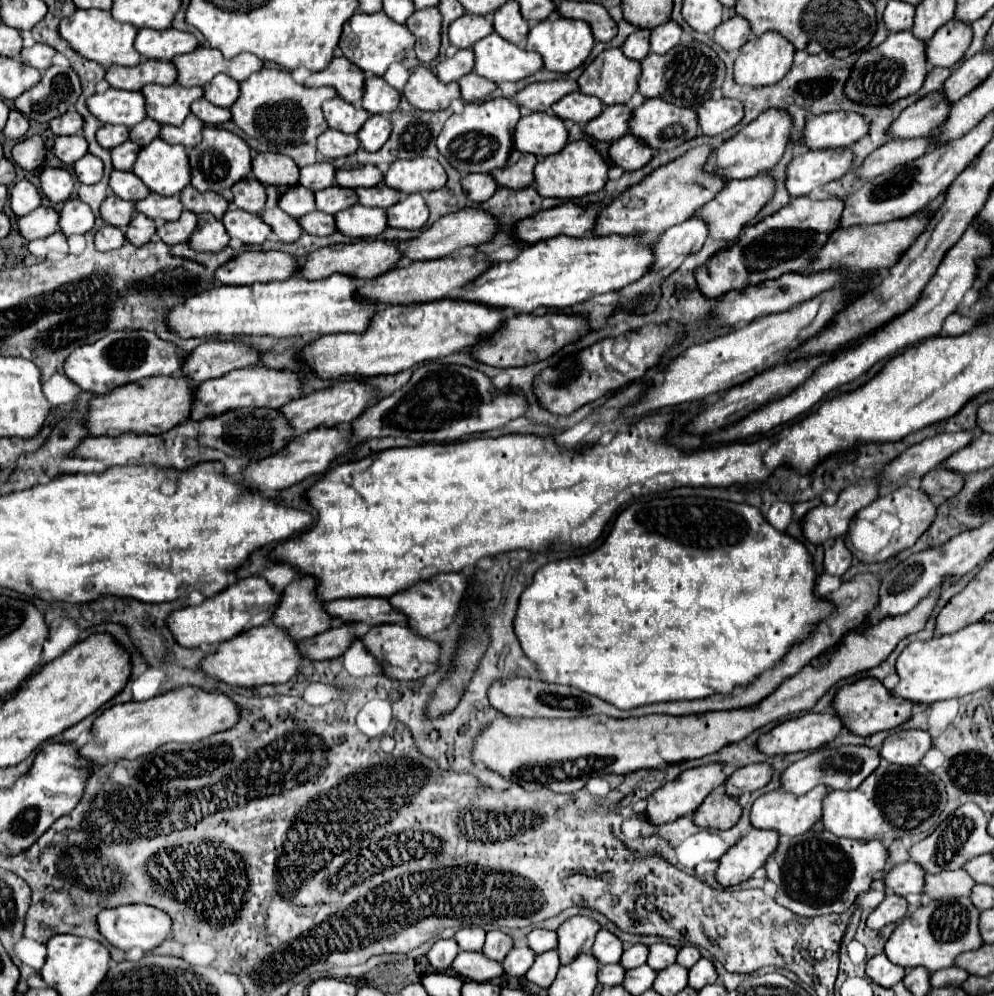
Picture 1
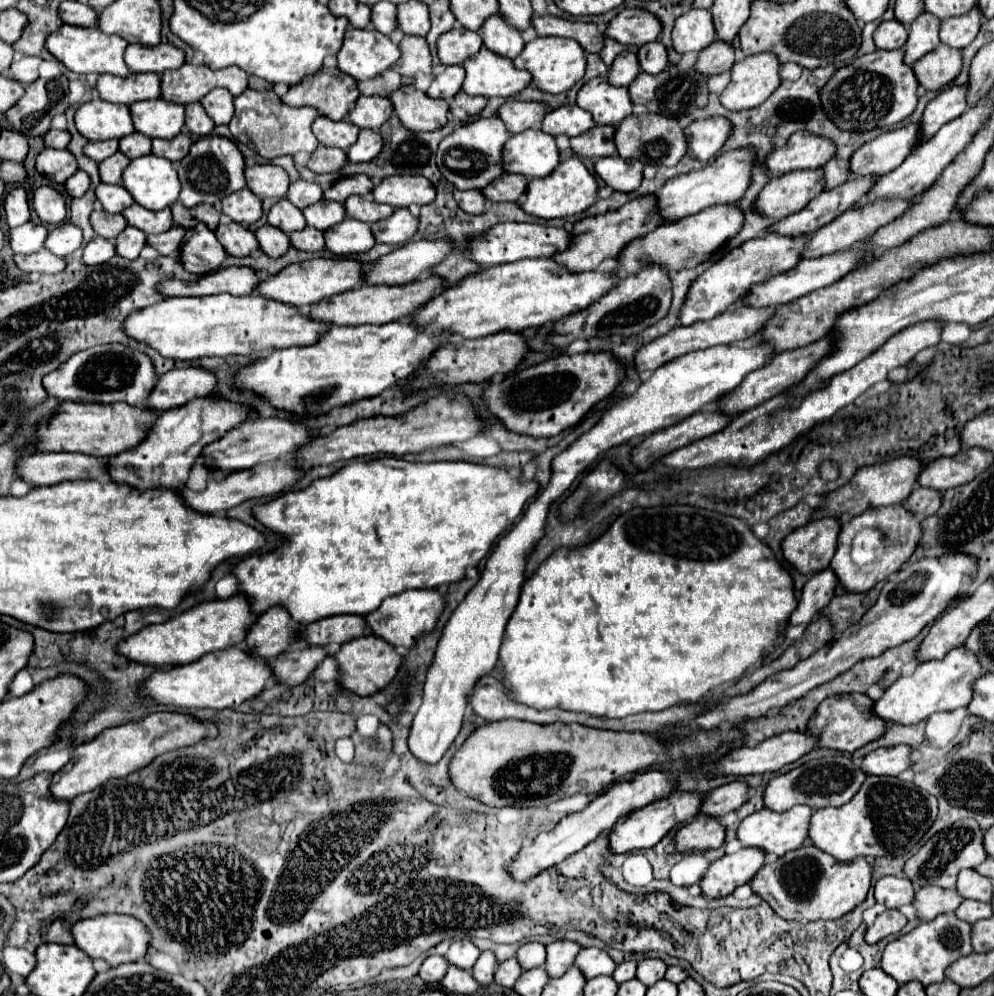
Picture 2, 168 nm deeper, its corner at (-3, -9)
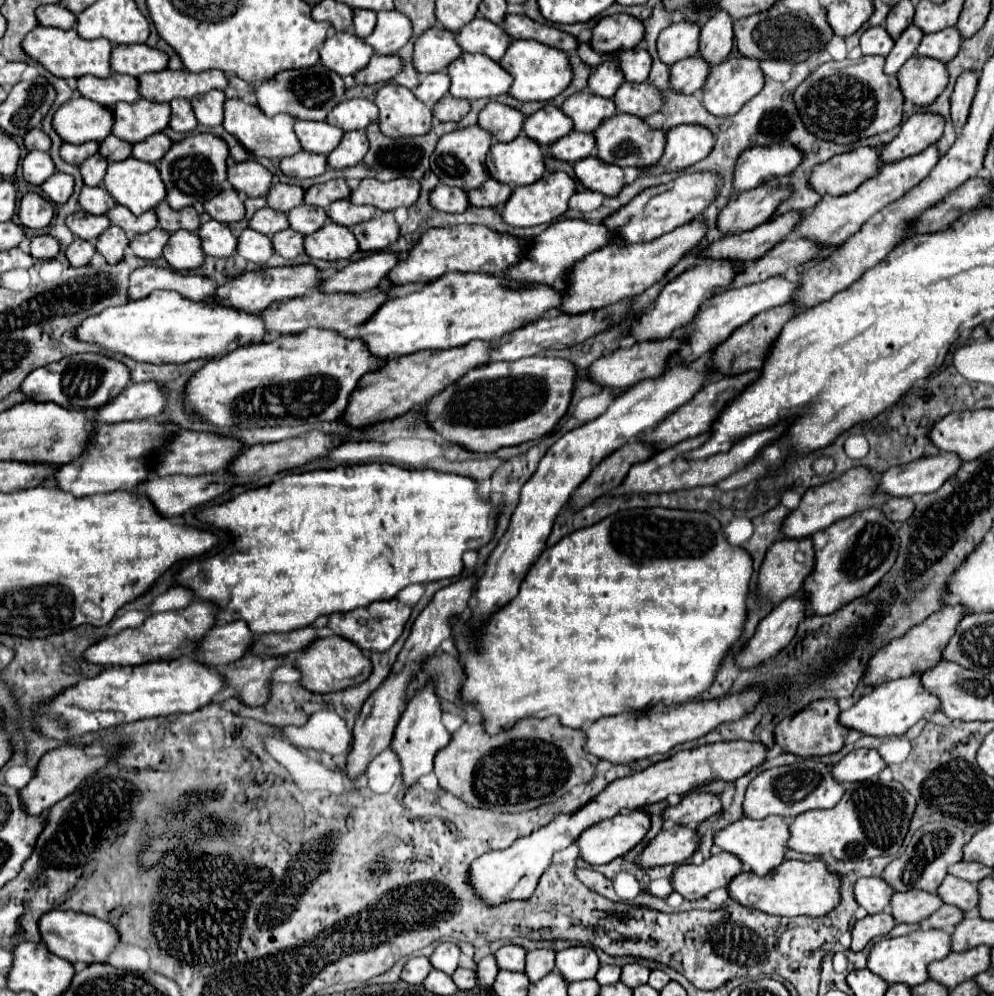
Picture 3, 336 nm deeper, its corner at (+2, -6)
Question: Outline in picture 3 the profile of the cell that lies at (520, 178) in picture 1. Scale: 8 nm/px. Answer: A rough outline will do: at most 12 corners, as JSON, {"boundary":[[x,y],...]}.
{"boundary":[[490,178],[468,192],[470,206],[496,208],[510,198],[508,186]]}

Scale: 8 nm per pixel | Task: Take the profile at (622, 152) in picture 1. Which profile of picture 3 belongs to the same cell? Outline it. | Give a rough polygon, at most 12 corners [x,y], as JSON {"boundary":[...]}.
{"boundary":[[596,156],[574,164],[576,180],[604,196],[616,196],[624,172]]}

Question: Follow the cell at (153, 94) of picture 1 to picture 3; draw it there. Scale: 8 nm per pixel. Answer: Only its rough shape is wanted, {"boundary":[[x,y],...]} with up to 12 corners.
{"boundary":[[118,102],[112,134],[136,144],[168,126],[170,106]]}

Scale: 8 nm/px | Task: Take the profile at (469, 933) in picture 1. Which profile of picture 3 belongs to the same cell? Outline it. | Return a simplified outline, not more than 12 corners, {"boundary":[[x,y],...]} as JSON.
{"boundary":[[444,942],[428,960],[436,970],[452,974],[458,966],[458,946]]}

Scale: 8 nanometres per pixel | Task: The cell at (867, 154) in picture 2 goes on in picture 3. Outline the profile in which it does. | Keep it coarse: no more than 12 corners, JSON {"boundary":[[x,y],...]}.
{"boundary":[[862,146],[814,166],[808,182],[842,196],[876,176],[880,152]]}

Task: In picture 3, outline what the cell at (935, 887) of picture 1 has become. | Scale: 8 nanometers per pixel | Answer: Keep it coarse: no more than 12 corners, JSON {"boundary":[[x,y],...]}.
{"boundary":[[924,890],[894,892],[896,922],[920,924],[942,906]]}

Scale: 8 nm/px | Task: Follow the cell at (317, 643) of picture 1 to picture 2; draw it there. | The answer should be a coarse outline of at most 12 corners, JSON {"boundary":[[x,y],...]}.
{"boundary":[[293,647],[271,659],[277,679],[299,685],[327,657],[323,647]]}

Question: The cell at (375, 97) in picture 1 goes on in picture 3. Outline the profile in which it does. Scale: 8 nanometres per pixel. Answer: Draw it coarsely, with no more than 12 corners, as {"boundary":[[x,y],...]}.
{"boundary":[[366,98],[340,102],[326,118],[344,132],[366,130],[378,108]]}

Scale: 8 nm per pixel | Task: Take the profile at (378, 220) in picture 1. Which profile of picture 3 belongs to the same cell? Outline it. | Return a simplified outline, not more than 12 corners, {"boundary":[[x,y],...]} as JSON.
{"boundary":[[326,222],[304,238],[314,260],[346,260],[356,250],[348,228]]}

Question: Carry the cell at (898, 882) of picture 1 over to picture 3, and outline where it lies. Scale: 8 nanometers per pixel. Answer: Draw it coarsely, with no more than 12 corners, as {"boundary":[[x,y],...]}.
{"boundary":[[860,878],[854,898],[868,914],[886,910],[892,894],[882,878]]}

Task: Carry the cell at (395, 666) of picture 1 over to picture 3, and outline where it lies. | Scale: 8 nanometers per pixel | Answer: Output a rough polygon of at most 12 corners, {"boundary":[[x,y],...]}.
{"boundary":[[340,636],[294,660],[300,684],[336,692],[364,682],[370,658]]}

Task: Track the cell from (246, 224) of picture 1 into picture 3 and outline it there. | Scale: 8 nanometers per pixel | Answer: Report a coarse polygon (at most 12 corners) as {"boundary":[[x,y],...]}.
{"boundary":[[222,222],[198,230],[206,256],[230,258],[238,238]]}

